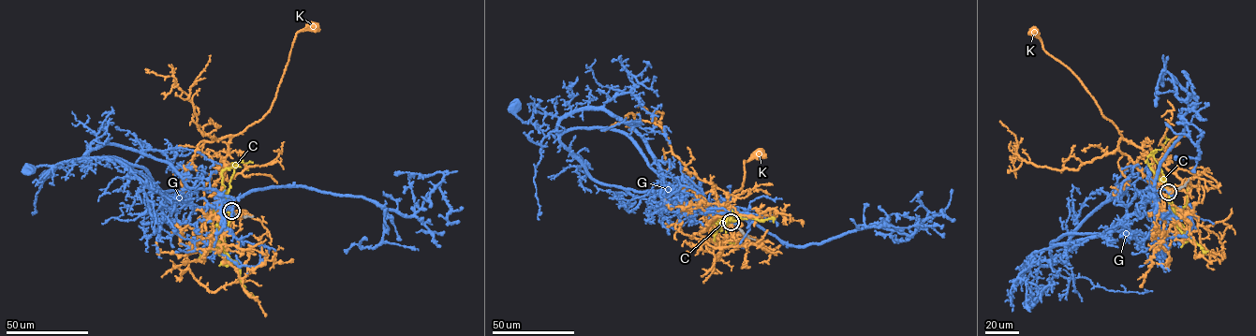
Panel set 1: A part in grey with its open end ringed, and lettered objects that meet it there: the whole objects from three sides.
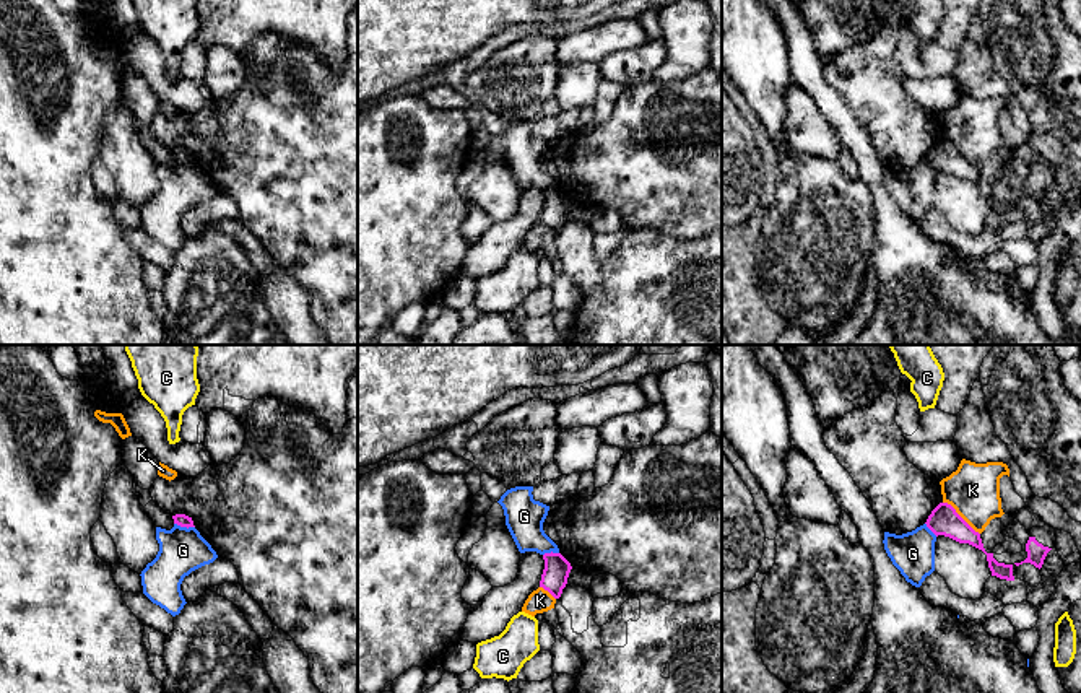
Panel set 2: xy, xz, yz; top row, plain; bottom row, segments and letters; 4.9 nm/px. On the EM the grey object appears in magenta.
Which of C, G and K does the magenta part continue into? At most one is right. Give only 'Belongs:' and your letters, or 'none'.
Belongs: none

